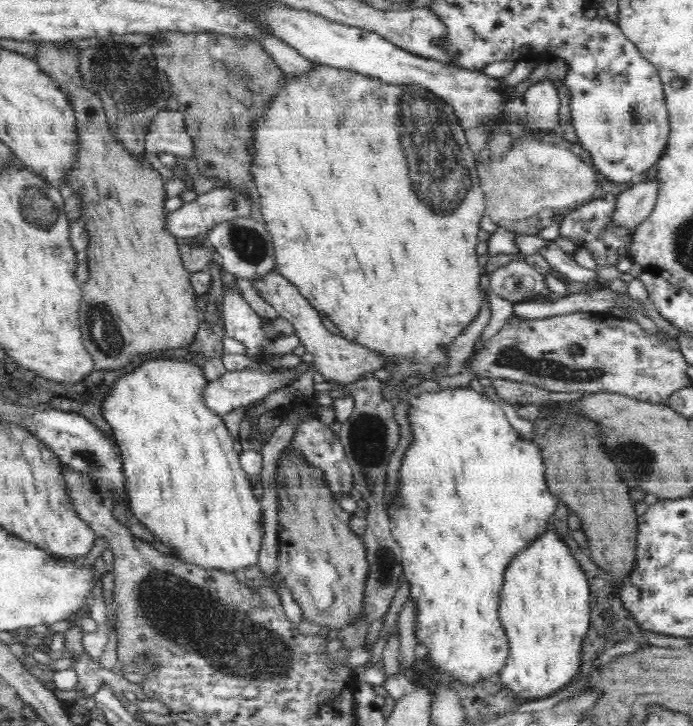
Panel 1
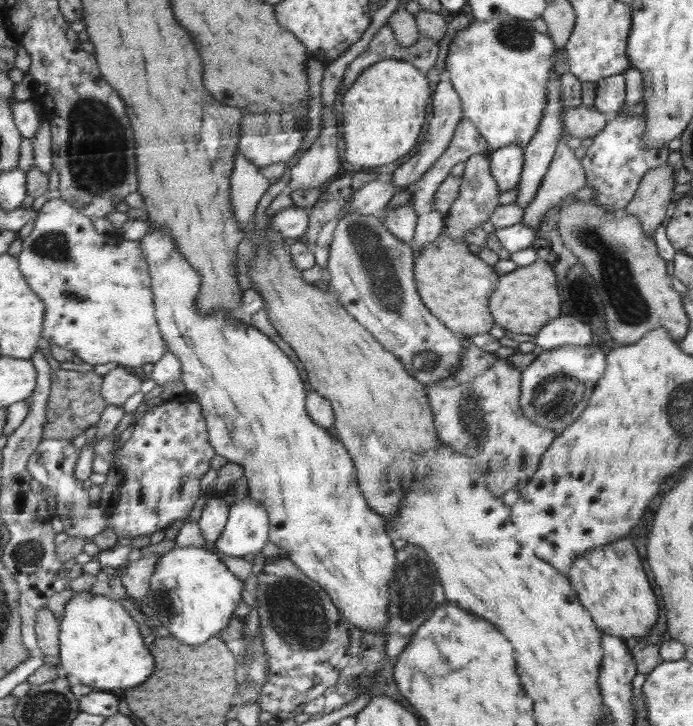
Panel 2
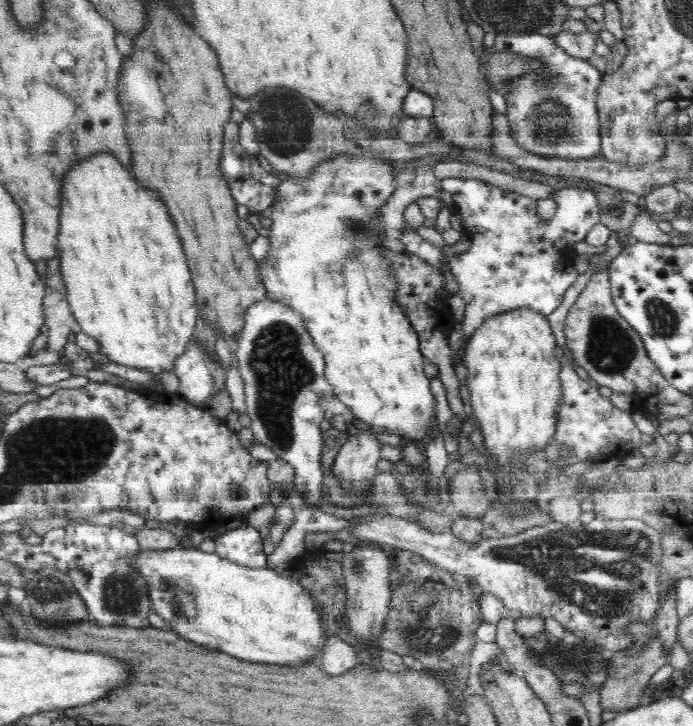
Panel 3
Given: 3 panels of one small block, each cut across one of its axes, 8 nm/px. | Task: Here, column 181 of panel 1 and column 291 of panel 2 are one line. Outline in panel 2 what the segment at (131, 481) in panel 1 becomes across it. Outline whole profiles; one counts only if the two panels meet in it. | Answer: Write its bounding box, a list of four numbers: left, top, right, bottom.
[139,222,396,636]

